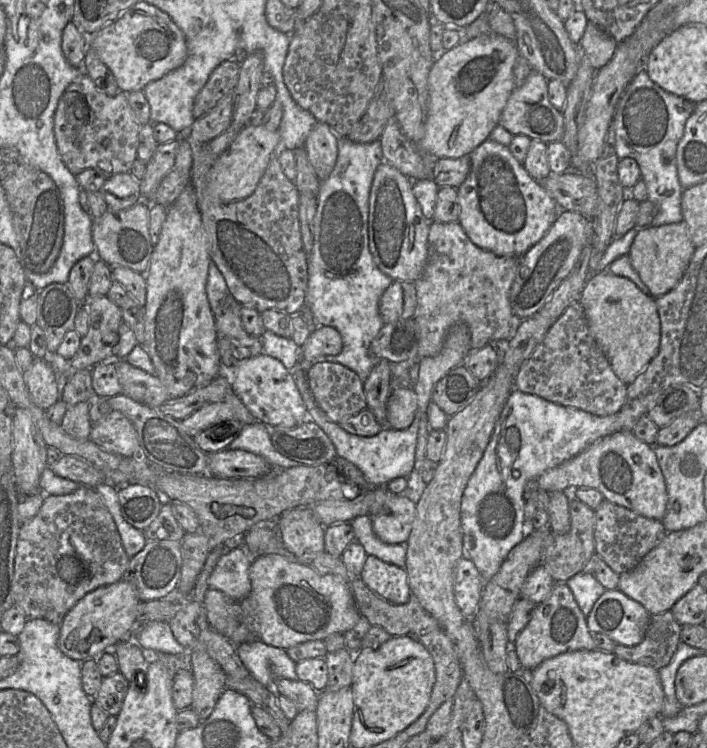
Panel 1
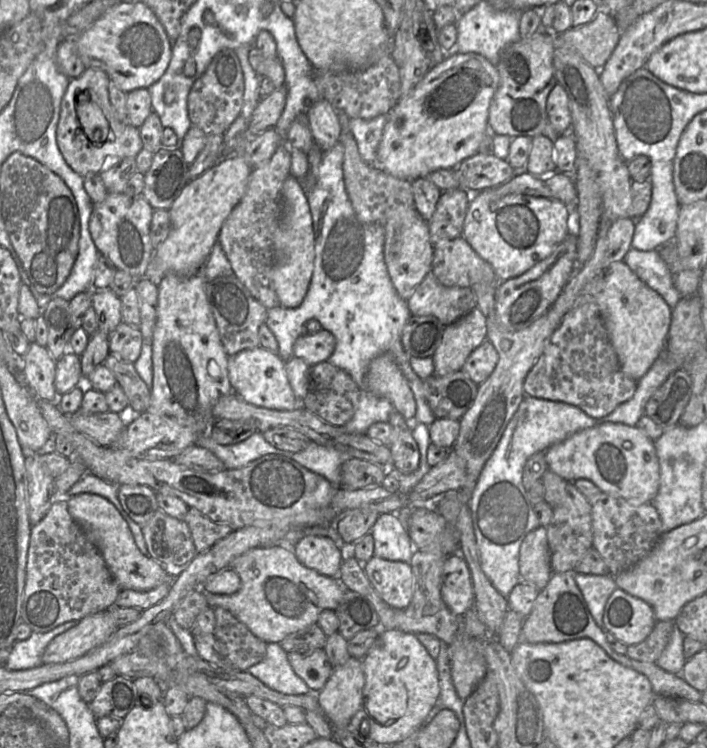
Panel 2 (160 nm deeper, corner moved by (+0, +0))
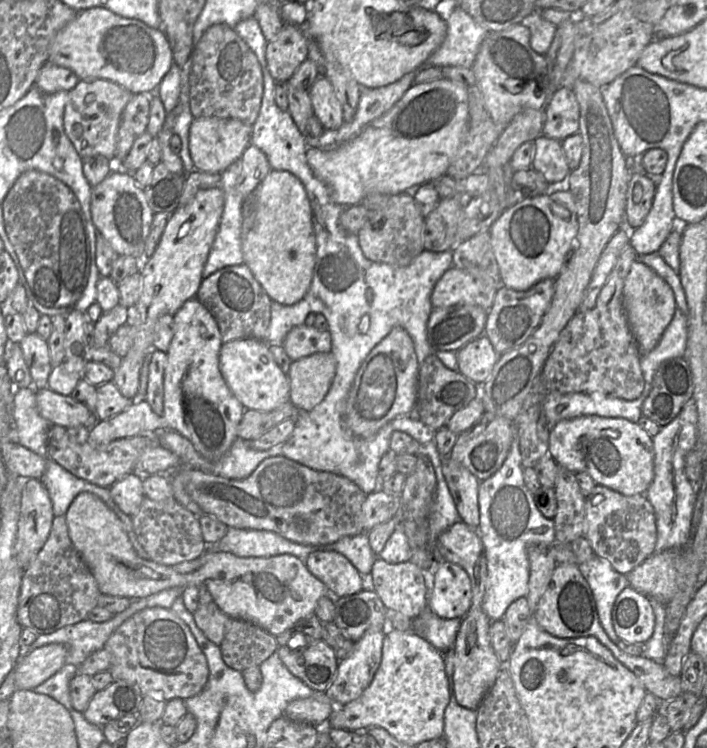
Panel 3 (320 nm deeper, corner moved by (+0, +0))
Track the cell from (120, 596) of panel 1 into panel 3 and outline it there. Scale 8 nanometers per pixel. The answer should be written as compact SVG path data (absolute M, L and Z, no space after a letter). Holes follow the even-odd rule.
M50 643L22 656L15 666L17 689L34 689L55 674L66 662L67 648Z

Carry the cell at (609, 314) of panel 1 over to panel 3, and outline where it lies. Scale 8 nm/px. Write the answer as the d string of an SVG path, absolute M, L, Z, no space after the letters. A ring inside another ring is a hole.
M637 260L625 278L622 300L629 328L641 355L650 352L658 344L675 314L676 302L673 290L656 272Z

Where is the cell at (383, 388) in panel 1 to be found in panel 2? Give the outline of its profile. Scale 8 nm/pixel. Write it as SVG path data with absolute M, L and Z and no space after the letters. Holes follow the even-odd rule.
M396 410L391 412L388 424L392 429L389 445L392 467L403 474L410 474L418 468L420 462L420 453L412 436L411 425Z

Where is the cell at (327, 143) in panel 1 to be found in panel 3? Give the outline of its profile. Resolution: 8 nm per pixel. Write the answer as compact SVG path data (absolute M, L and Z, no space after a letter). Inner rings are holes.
M320 75L308 90L313 114L322 124L325 130L336 130L341 127L343 121L342 105L336 97L330 81Z

